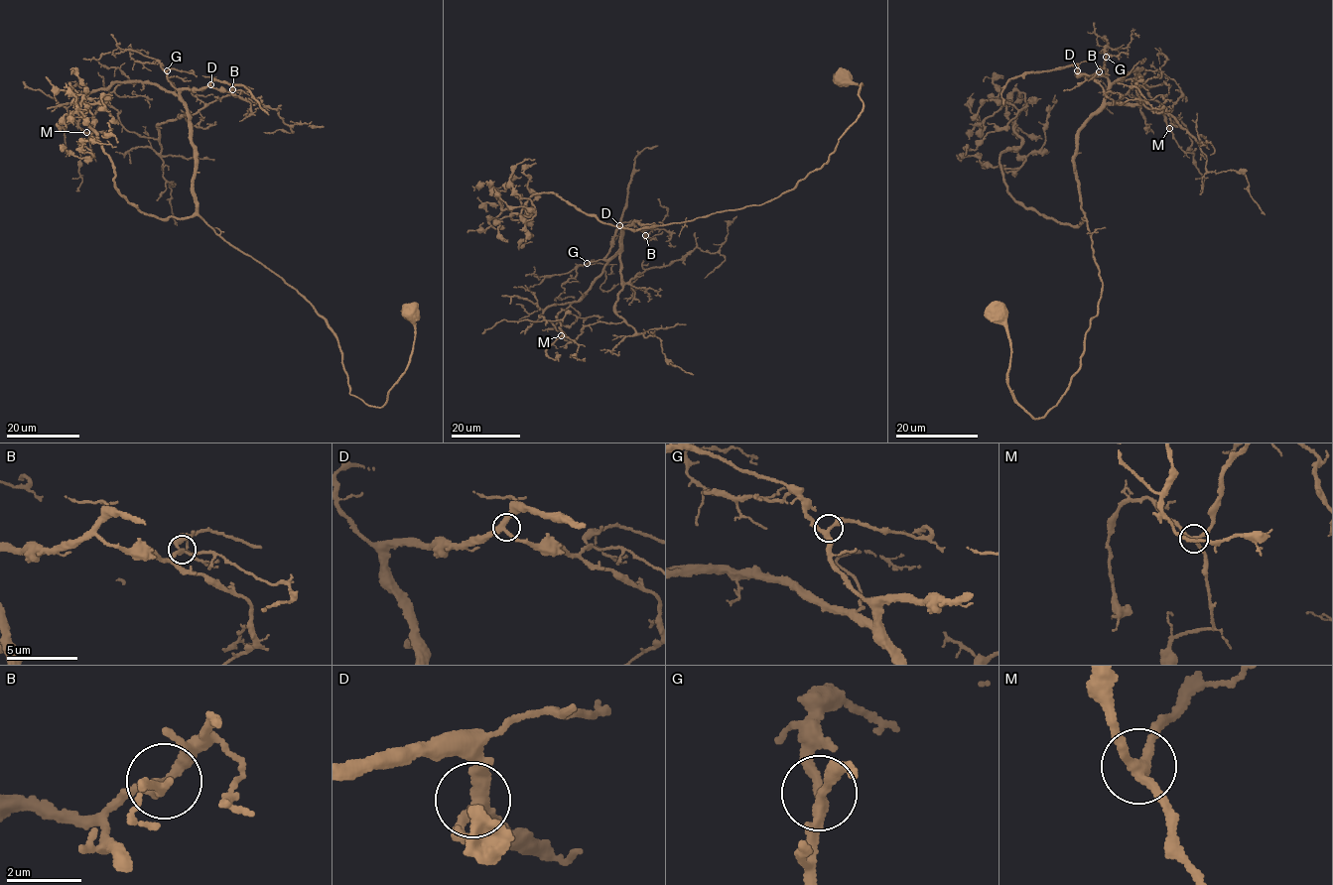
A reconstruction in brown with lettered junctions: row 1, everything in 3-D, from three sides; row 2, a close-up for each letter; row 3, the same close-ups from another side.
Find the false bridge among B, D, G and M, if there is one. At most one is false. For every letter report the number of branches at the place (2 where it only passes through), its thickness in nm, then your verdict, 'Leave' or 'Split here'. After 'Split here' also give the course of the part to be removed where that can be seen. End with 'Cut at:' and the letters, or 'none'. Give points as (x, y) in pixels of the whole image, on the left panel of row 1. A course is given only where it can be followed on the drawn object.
B: Branches: 3. Thickness 240 nm. Leave
D: Branches: 3. Thickness 340 nm. Leave
G: Branches: 3. Thickness 280 nm. Leave
M: Branches: 3. Thickness 240 nm. Leave
Cut at: none

